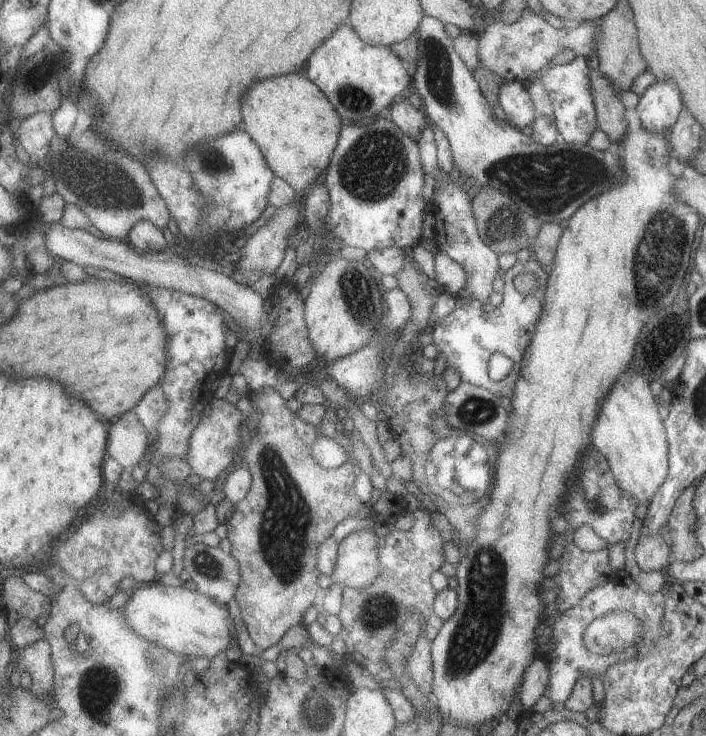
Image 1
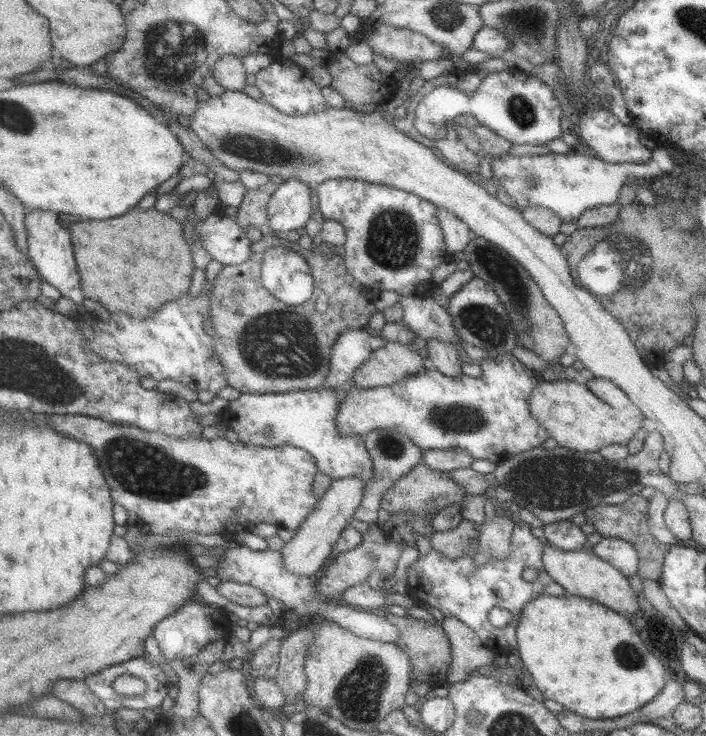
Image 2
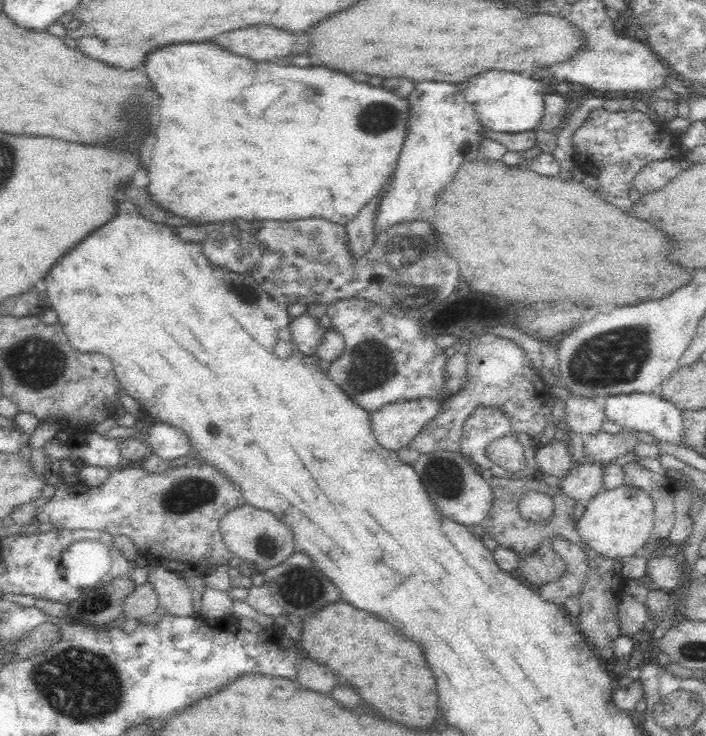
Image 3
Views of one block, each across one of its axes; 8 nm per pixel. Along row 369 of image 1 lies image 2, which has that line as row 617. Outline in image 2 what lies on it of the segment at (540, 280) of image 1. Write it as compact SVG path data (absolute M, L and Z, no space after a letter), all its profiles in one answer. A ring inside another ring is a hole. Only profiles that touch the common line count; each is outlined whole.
M515 522L509 554L505 558L491 558L489 562L475 562L475 546L465 546L465 554L457 558L449 558L439 548L431 546L425 556L419 556L415 564L407 568L407 594L417 600L417 604L433 606L443 616L459 618L465 626L469 626L481 644L491 652L505 652L507 656L511 650L517 650L517 626L523 614L523 606L533 602L539 596L565 596L565 588L559 586L543 566L543 544L541 540L531 534L531 526L525 522ZM533 568L537 570L537 580L527 582L523 580L523 570ZM491 608L505 608L511 612L511 620L505 628L493 628L487 622L487 612Z

